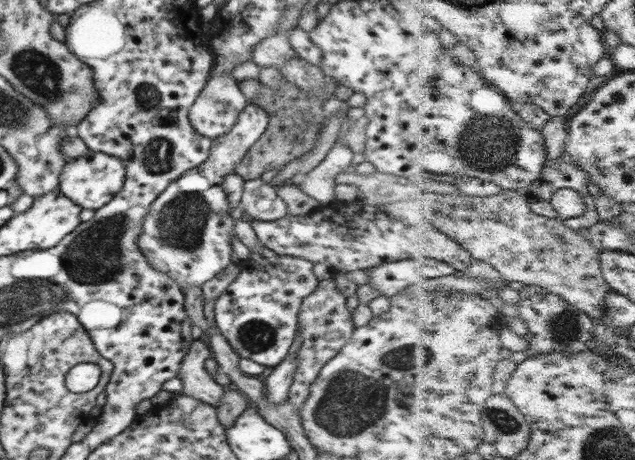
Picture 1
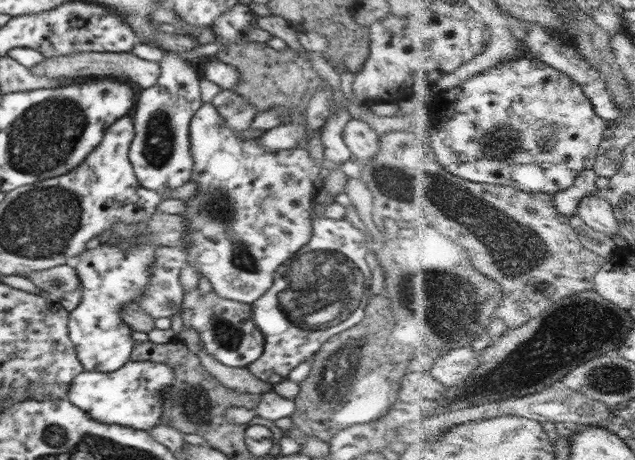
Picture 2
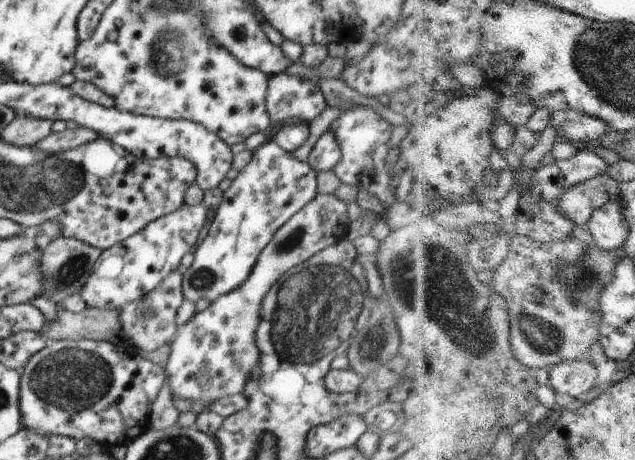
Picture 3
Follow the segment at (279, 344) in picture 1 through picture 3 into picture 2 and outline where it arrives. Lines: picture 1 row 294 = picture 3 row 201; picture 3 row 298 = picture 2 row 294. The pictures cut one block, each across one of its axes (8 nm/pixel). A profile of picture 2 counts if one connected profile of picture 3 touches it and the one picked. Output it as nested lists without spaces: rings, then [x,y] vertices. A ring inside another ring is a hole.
[[[195,287],[184,294],[178,315],[184,325],[191,326],[198,332],[206,352],[218,362],[231,367],[247,367],[260,358],[264,348],[263,334],[254,324],[251,310],[250,304],[220,298],[213,290],[199,292]]]

